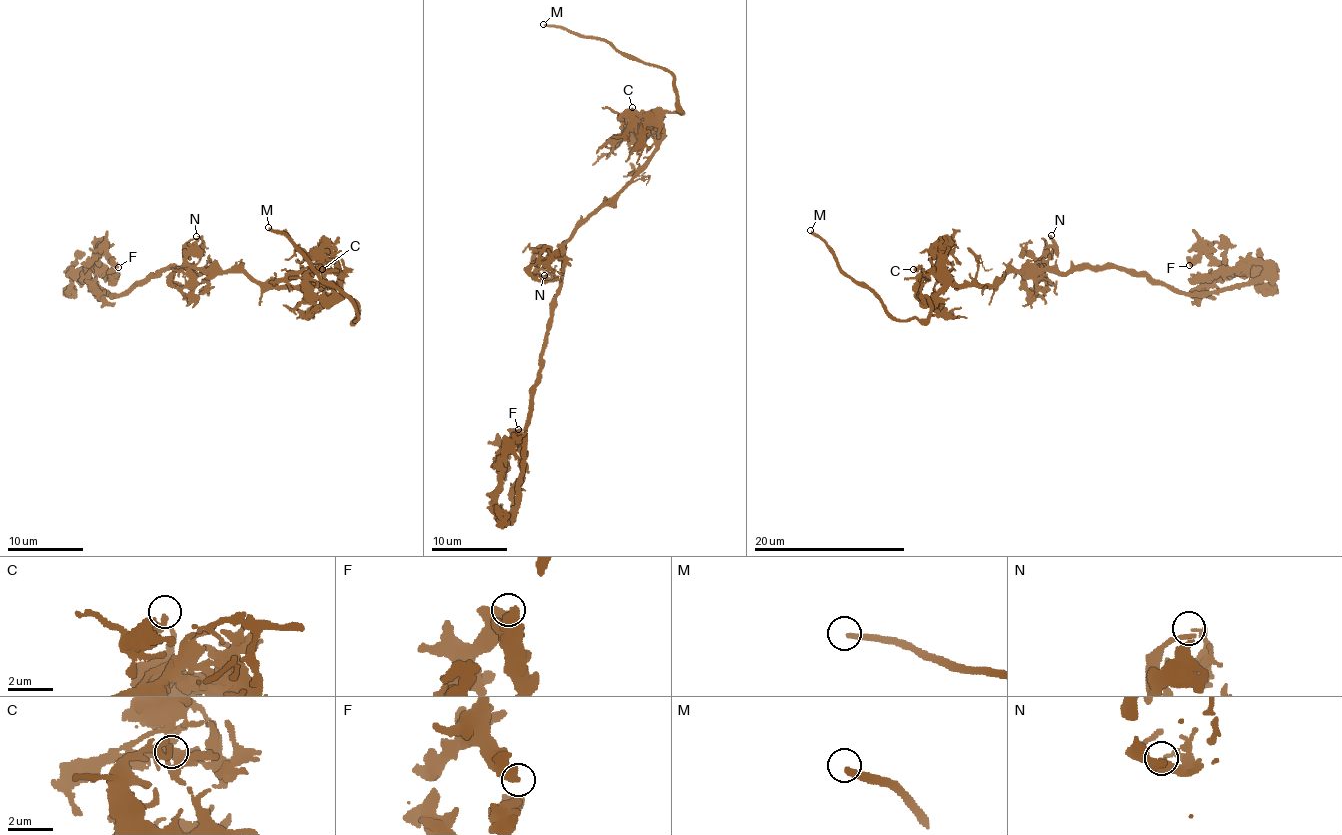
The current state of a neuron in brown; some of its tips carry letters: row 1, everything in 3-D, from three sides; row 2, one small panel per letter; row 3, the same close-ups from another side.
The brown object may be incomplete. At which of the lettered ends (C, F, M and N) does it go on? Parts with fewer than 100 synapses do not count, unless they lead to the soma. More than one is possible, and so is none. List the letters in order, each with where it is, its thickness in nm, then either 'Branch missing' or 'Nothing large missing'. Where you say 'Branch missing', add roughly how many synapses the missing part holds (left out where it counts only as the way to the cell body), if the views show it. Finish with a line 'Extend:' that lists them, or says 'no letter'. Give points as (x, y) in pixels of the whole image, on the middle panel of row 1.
C: Place: (632, 107). Thickness 180 nm. Nothing large missing
F: Place: (518, 429). Thickness 400 nm. Nothing large missing
M: Place: (543, 24). Thickness 280 nm. Branch missing
N: Place: (544, 275). Thickness 240 nm. Nothing large missing
Extend: M

